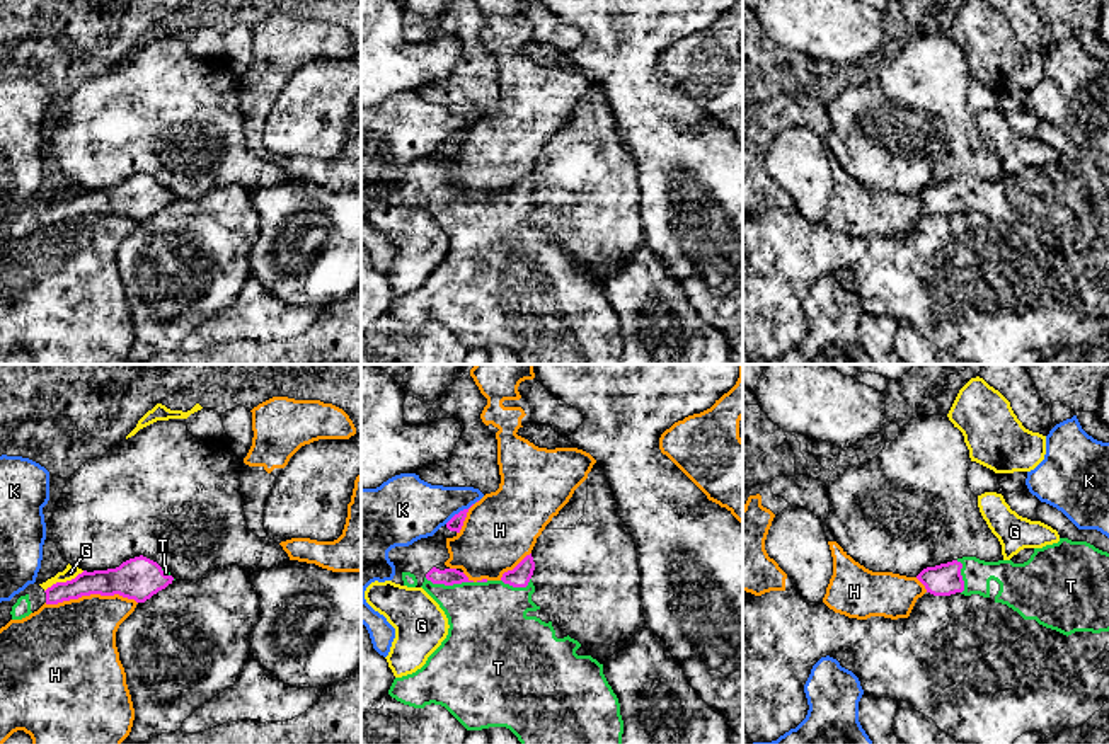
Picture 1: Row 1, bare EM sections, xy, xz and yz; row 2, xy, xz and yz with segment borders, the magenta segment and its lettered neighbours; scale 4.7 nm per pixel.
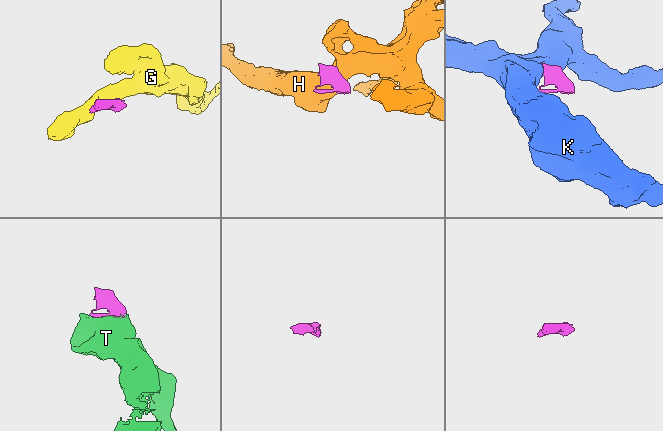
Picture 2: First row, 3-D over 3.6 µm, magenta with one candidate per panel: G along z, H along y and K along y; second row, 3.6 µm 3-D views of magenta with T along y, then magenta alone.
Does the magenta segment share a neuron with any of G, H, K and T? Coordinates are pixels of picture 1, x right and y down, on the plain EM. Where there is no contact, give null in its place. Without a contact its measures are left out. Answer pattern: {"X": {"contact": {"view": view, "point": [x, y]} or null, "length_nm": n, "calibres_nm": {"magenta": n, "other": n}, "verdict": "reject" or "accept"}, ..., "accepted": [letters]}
{"G": {"contact": {"view": "xy", "point": [63, 201]}, "length_nm": 220, "calibres_nm": {"magenta": 130, "other": 70}, "verdict": "reject"}, "H": {"contact": {"view": "xy", "point": [91, 211]}, "length_nm": 440, "calibres_nm": {"magenta": 200, "other": 400}, "verdict": "reject"}, "K": {"contact": {"view": "xz", "point": [460, 130]}, "length_nm": 170, "calibres_nm": {"magenta": 70, "other": 300}, "verdict": "reject"}, "T": {"contact": {"view": "xz", "point": [448, 203]}, "length_nm": 240, "calibres_nm": {"magenta": 80, "other": 360}, "verdict": "accept"}, "accepted": ["T"]}

